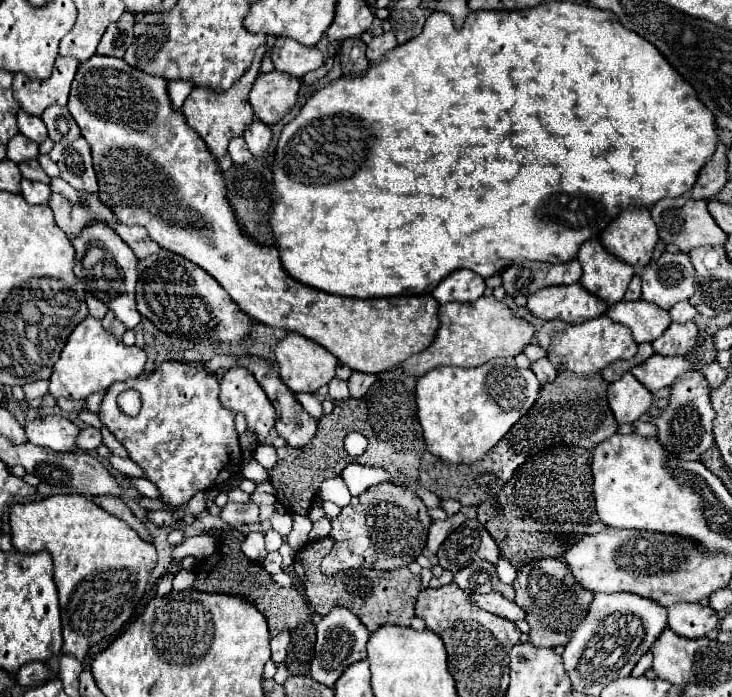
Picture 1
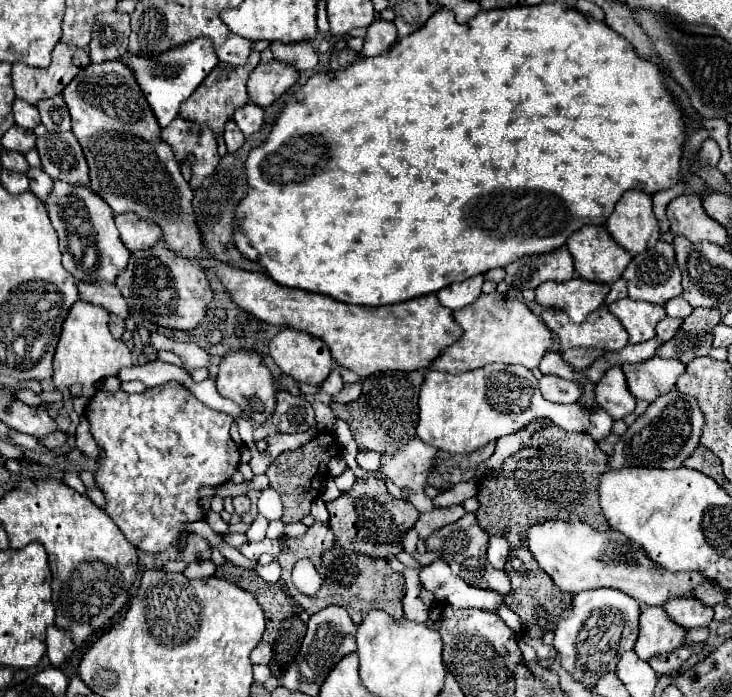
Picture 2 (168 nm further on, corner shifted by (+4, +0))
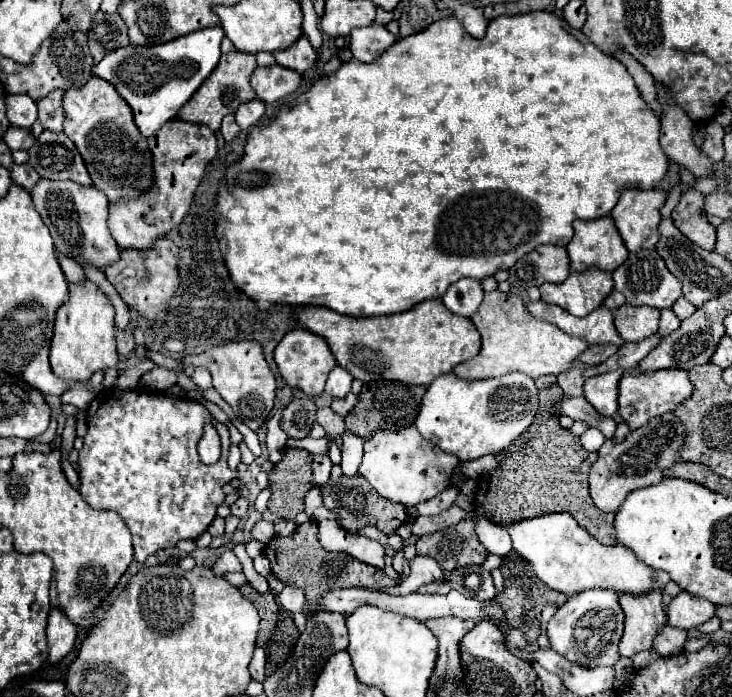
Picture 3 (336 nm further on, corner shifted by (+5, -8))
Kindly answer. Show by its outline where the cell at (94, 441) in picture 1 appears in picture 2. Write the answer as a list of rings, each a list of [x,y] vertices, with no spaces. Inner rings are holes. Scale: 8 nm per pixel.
[[[54,431],[54,433],[48,433],[46,437],[38,439],[46,449],[56,449],[56,447],[62,447],[68,439],[68,433],[62,433],[62,431]]]

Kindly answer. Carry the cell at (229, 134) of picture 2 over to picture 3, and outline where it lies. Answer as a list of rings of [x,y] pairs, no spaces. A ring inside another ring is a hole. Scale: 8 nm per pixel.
[[[227,115],[227,117],[223,119],[221,133],[223,133],[223,139],[225,139],[227,143],[231,143],[231,141],[239,135],[239,127],[237,127],[237,123],[235,123],[235,117],[233,117],[233,115]]]

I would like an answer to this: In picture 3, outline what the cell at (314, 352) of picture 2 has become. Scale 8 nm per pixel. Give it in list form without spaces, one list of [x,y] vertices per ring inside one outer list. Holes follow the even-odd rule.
[[[293,329],[279,341],[279,345],[275,349],[275,363],[277,363],[279,373],[287,385],[301,389],[303,393],[307,393],[311,397],[323,393],[327,375],[337,365],[333,353],[329,351],[327,341],[307,329]]]

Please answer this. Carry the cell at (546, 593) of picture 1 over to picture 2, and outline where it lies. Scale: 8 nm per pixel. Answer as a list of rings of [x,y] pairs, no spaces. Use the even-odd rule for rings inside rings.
[[[524,545],[510,551],[504,571],[506,571],[506,575],[510,577],[510,583],[512,583],[512,591],[508,593],[508,597],[504,597],[504,601],[520,617],[524,635],[532,637],[532,639],[542,639],[546,631],[554,631],[556,617],[560,615],[560,611],[564,607],[570,607],[572,595],[558,591],[558,587],[540,569],[536,559],[532,559],[532,553]]]

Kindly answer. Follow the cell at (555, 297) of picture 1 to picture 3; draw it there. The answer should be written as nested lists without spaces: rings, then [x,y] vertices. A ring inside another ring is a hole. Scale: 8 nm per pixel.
[[[587,269],[583,273],[571,273],[567,281],[555,285],[545,283],[539,287],[541,299],[563,307],[575,317],[587,317],[595,311],[613,289],[611,273],[599,269]]]

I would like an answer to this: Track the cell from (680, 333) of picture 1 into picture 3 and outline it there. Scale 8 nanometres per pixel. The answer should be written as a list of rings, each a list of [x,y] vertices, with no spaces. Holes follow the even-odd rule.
[[[663,309],[661,311],[661,321],[659,321],[659,335],[661,337],[667,337],[673,331],[677,331],[679,325],[681,325],[681,321],[675,319],[675,315],[671,313],[671,309]]]

